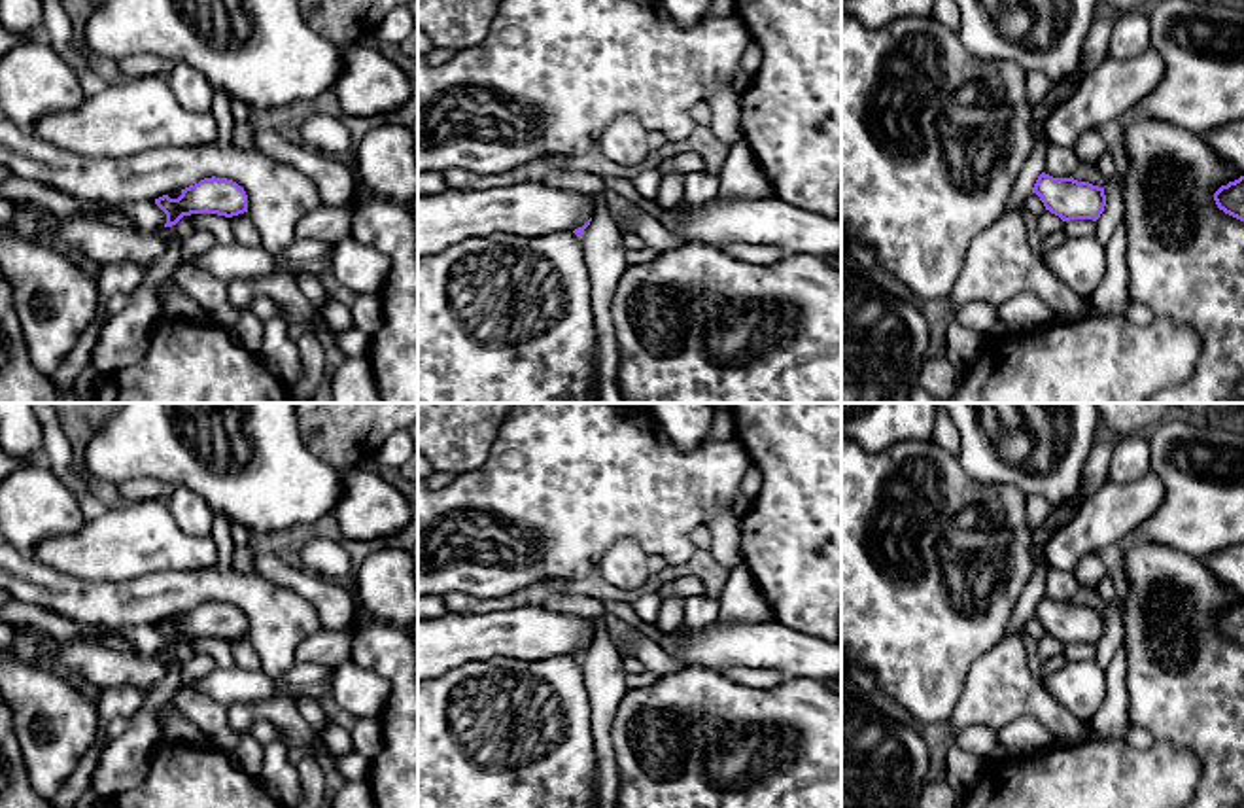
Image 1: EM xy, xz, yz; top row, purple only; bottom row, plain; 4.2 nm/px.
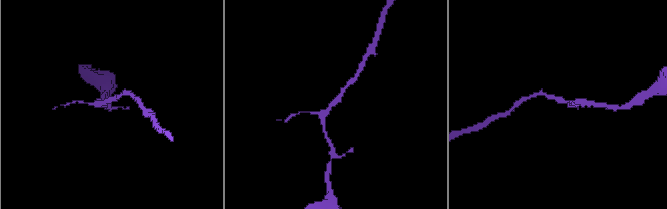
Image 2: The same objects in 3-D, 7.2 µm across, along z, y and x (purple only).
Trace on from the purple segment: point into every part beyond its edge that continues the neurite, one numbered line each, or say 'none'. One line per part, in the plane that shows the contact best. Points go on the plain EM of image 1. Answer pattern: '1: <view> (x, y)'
none

